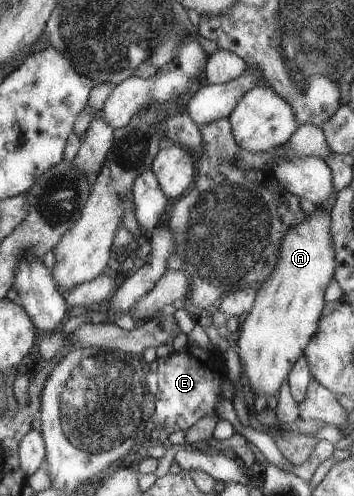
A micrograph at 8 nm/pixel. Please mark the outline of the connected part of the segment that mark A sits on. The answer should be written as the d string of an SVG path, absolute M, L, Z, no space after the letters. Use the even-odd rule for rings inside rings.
M328 205L316 208L312 214L306 215L301 224L288 229L280 242L279 257L272 268L270 276L264 283L256 287L255 299L250 311L241 318L238 331L237 346L234 350L239 357L239 363L246 371L248 386L261 391L268 397L277 393L282 380L288 375L292 364L303 353L308 341L315 335L326 302L322 298L324 289L335 271L335 249L329 236L331 211Z

